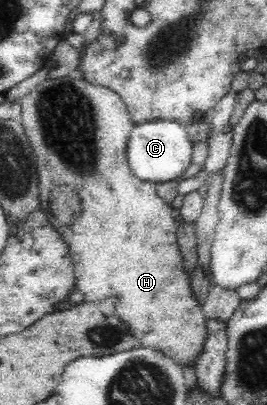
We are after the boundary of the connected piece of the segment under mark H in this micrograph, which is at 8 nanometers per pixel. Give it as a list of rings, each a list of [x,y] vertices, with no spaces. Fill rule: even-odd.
[[[69,75],[45,79],[20,102],[19,119],[36,159],[41,208],[68,244],[76,289],[88,302],[118,296],[118,308],[122,308],[118,316],[126,320],[126,326],[138,338],[136,346],[158,349],[183,369],[195,366],[206,340],[207,316],[194,297],[190,276],[184,269],[177,244],[179,226],[172,215],[171,203],[157,195],[154,183],[138,179],[128,166],[126,148],[135,123],[125,102],[110,88]]]

